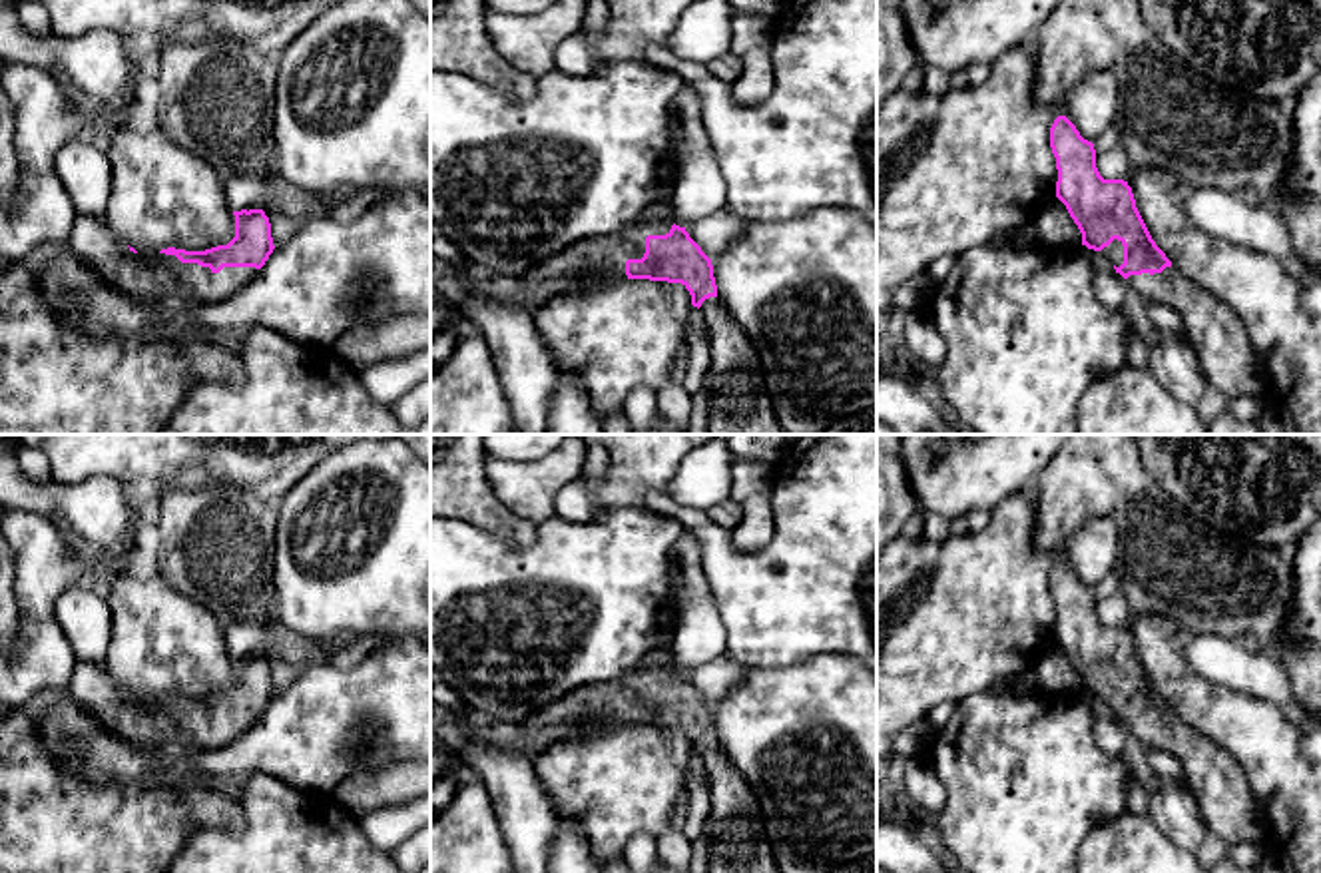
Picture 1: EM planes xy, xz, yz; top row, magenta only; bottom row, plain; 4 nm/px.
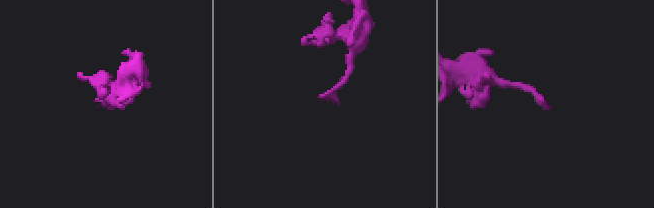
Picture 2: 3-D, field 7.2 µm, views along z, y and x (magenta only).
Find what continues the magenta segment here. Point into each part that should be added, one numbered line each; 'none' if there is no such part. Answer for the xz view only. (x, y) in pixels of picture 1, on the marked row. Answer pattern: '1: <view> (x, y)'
1: xz (598, 258)

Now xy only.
1: xy (160, 278)

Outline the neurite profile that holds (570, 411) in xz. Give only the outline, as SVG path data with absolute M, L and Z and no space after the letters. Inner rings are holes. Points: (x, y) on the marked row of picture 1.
M558 369L546 435L604 435L604 423L596 417L590 397L574 373Z

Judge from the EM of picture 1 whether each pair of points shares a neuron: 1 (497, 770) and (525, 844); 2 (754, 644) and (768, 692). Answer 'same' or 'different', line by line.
1: same
2: different

